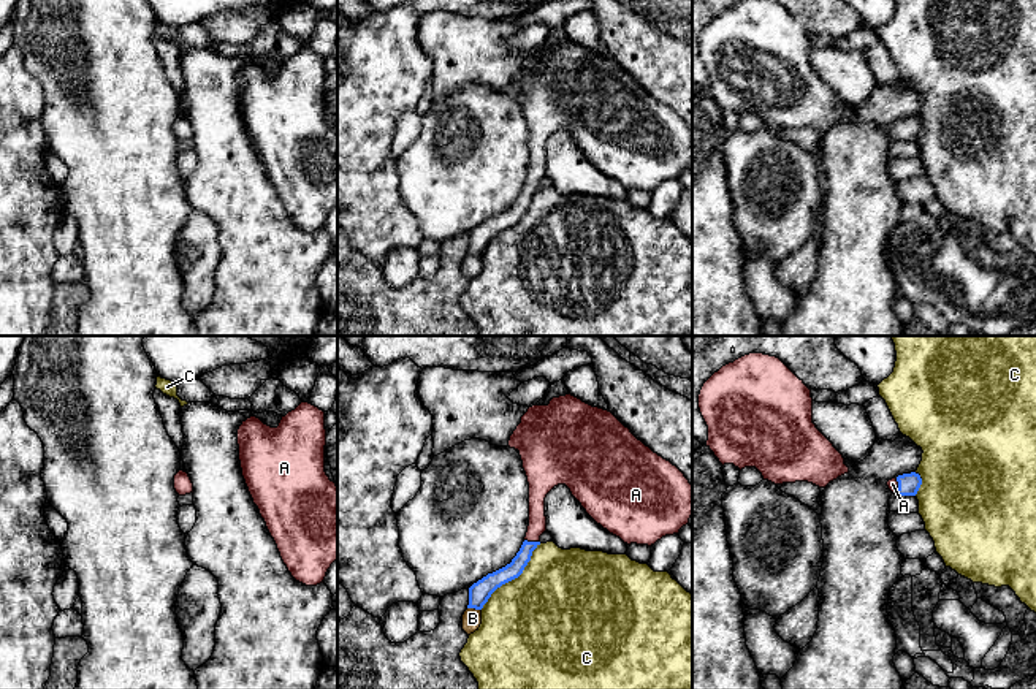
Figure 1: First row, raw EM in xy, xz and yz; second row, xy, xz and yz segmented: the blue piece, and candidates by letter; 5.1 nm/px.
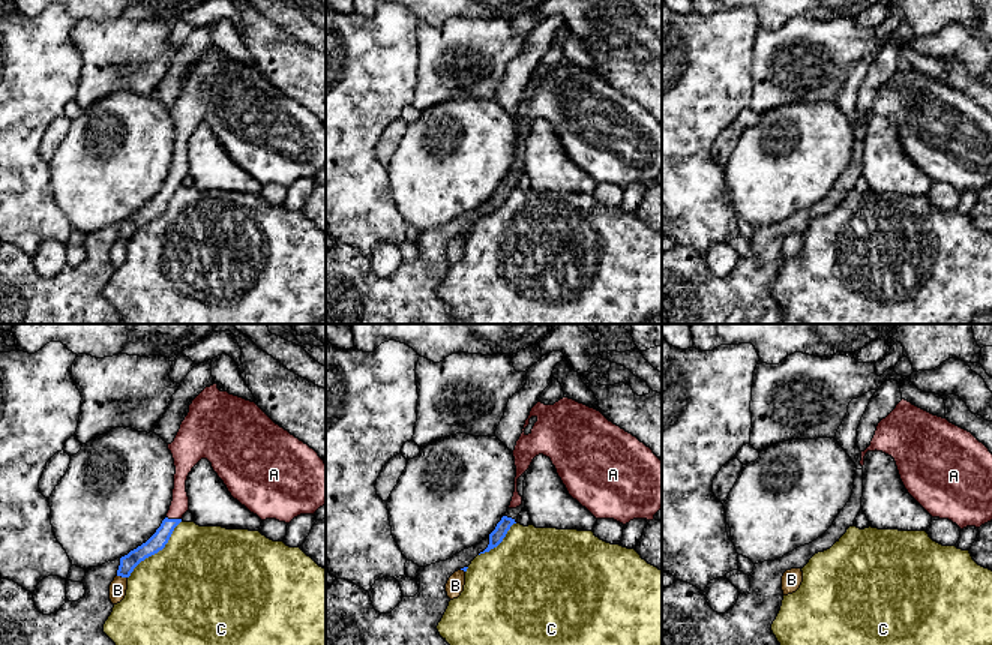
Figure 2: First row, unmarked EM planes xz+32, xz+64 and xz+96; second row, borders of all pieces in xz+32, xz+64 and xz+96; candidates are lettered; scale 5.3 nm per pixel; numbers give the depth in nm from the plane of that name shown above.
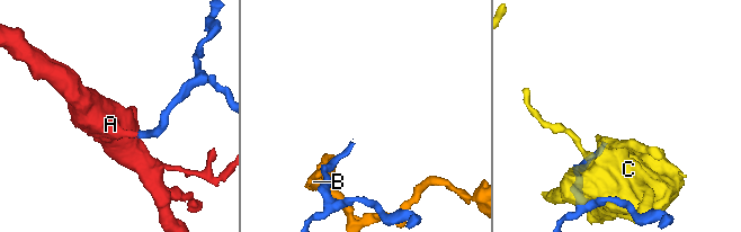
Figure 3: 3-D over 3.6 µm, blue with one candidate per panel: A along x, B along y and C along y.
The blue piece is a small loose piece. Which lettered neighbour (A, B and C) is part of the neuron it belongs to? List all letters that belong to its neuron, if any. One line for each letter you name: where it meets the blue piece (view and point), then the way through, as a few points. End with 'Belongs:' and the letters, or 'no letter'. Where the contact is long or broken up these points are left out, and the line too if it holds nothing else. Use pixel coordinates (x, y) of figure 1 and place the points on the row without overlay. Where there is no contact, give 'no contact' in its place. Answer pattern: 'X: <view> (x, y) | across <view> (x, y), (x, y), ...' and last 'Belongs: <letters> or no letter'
A: xz (531, 187)
Belongs: A

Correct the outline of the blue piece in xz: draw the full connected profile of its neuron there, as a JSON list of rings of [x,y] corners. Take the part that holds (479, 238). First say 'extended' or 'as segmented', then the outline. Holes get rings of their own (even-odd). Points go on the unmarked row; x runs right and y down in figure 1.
extended | [[[570,38],[553,43],[548,51],[529,52],[508,92],[520,97],[529,128],[528,177],[510,209],[469,233],[467,253],[482,255],[497,233],[523,219],[547,176],[545,143],[558,130],[566,130],[597,169],[627,190],[651,192],[665,181],[678,179],[692,162],[692,130],[684,119],[638,86],[611,57]]]

